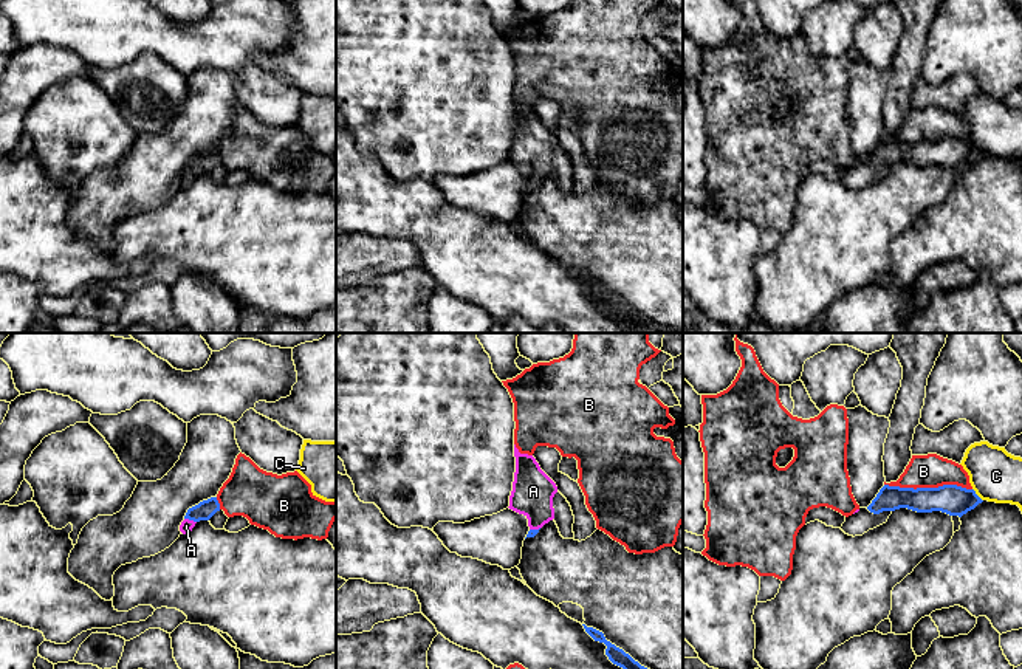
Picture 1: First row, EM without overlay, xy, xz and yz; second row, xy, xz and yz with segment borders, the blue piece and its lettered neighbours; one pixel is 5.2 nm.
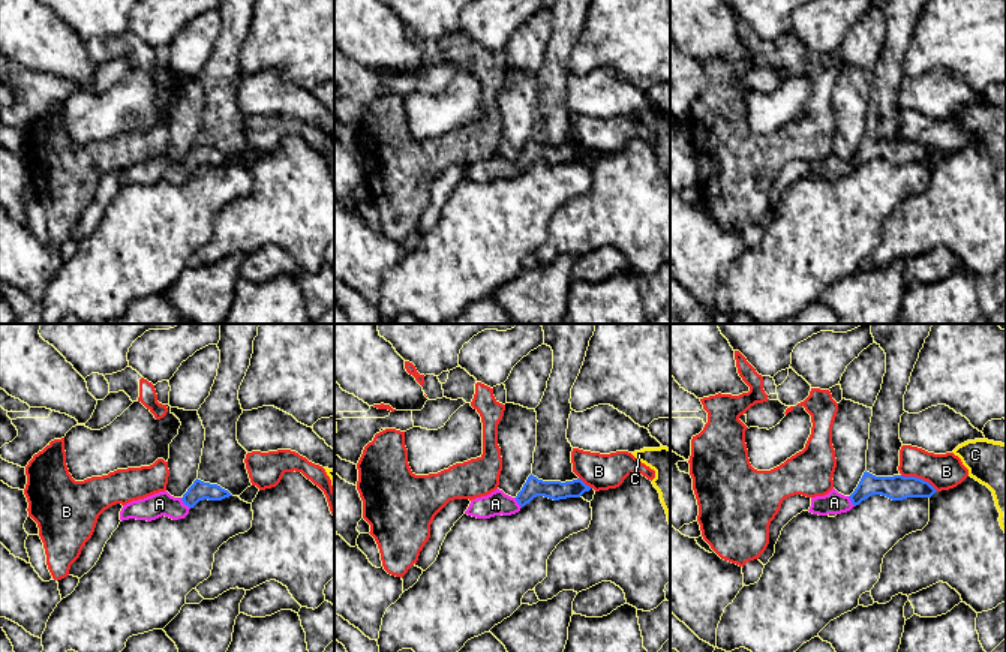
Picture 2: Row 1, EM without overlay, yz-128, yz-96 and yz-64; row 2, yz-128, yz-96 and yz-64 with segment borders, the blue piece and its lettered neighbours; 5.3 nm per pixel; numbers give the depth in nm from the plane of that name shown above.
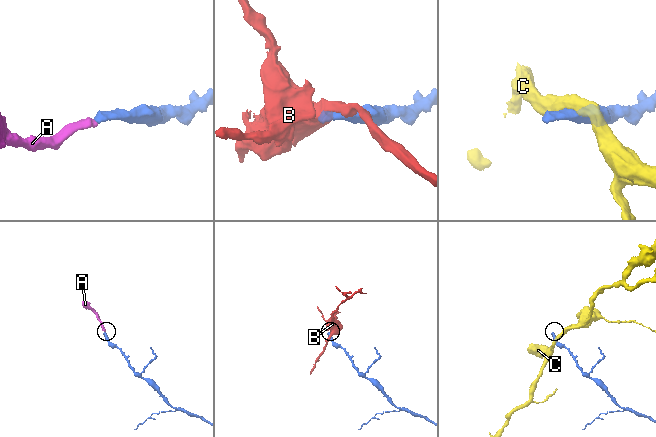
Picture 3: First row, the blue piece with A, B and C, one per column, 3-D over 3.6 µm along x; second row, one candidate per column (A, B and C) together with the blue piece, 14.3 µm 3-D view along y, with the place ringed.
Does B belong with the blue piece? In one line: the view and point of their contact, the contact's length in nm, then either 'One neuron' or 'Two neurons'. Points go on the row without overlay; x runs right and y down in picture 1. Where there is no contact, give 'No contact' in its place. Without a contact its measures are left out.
Touches blue at yz (928, 141). Shared border 460 nm. Two neurons

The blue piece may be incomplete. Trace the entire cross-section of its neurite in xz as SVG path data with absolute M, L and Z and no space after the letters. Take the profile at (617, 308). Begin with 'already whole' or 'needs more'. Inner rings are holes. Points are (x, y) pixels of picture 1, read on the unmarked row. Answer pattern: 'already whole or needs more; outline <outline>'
already whole; outline M582 277L585 285L599 296L604 296L607 299L605 302L605 308L609 310L609 313L622 321L630 333L678 333L678 331L672 331L672 330L666 330L661 327L657 327L644 319L641 319L638 314L635 314L629 307L626 307L622 302L616 300L615 297L612 297L610 294L605 293L604 286L593 282L593 280L587 280L585 277Z

